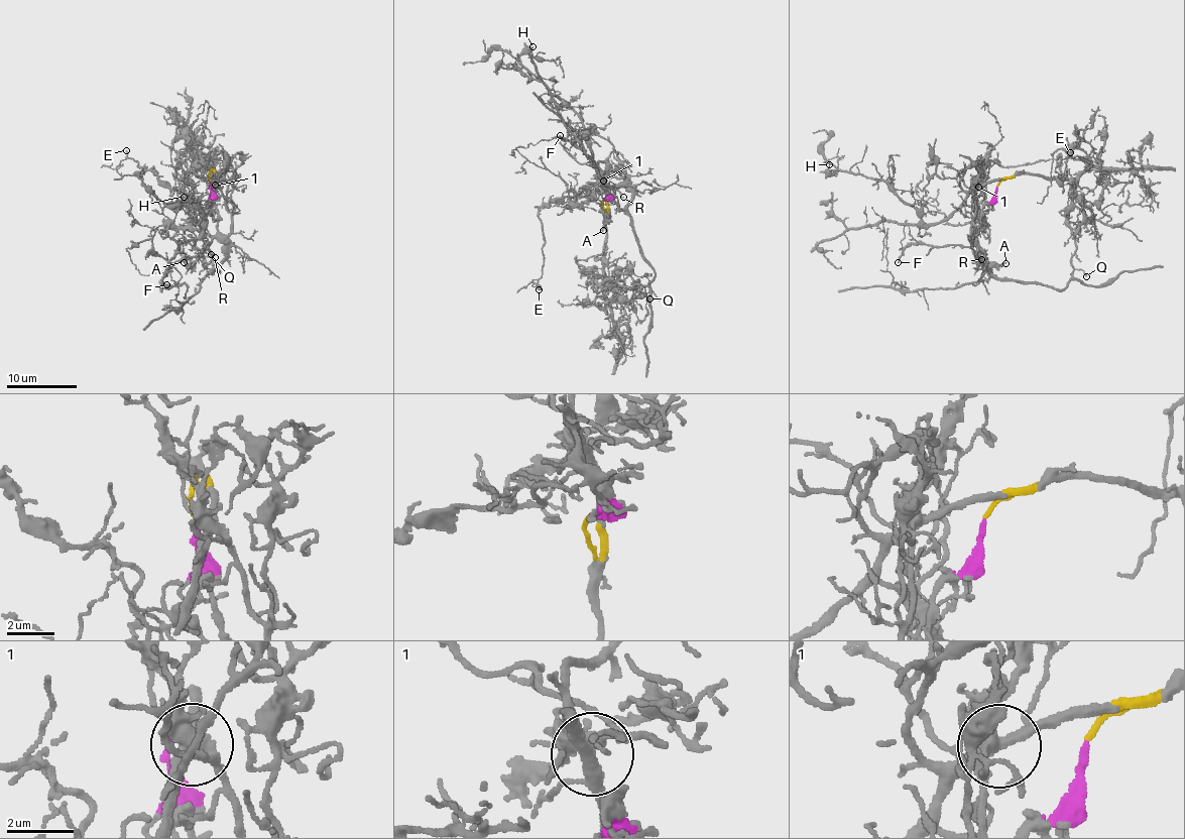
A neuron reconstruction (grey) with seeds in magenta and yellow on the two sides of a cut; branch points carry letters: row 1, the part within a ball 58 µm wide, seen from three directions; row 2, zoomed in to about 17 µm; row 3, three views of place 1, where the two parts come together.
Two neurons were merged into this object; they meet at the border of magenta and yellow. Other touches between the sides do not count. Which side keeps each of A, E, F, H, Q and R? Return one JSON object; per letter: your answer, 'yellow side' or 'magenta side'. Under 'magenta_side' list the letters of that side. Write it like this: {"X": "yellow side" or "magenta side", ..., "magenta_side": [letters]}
{"A": "magenta side", "E": "magenta side", "F": "magenta side", "H": "yellow side", "Q": "magenta side", "R": "magenta side", "magenta_side": ["A", "E", "F", "Q", "R"]}

